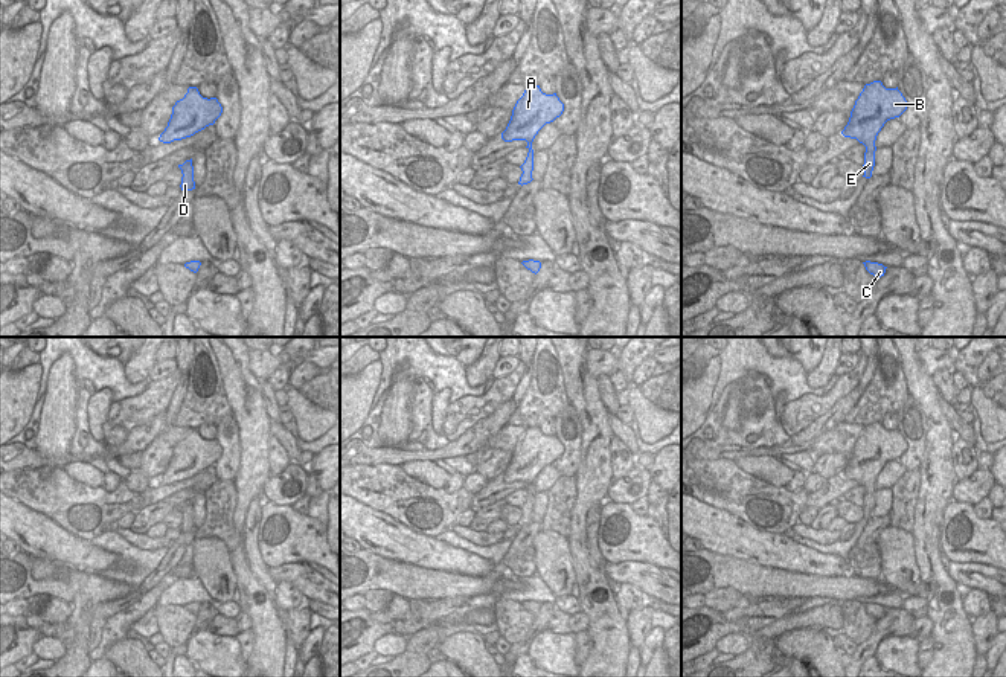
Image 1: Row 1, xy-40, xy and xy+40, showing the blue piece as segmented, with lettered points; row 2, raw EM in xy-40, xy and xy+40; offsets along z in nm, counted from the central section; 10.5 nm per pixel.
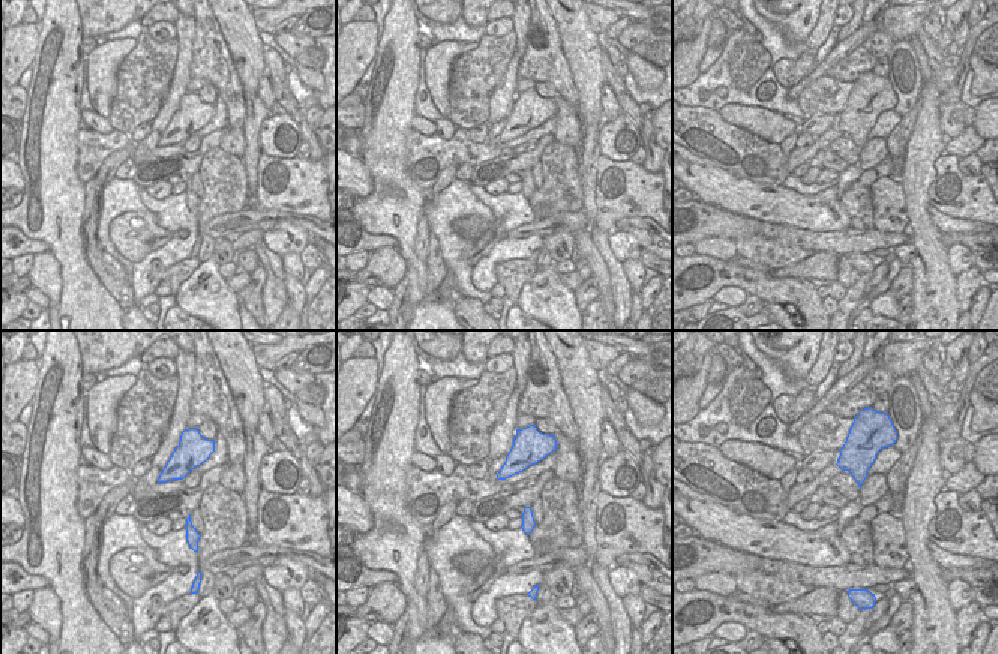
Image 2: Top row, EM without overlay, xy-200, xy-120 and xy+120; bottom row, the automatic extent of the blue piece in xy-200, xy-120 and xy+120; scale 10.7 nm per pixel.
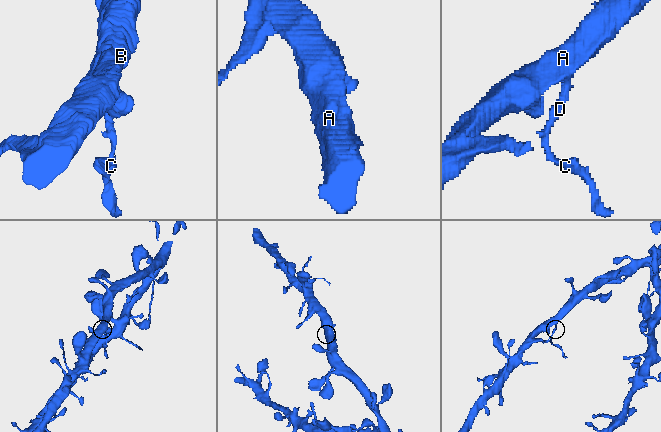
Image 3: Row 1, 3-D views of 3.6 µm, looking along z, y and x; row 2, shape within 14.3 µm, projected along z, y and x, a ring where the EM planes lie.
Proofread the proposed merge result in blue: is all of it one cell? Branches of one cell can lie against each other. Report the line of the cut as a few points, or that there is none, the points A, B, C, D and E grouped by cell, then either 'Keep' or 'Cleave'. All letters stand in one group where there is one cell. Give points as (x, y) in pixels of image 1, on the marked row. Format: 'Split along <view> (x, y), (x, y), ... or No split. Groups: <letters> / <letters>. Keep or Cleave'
Split along xy+40 (866, 148), (874, 156). Groups: A B / C D E. Cleave

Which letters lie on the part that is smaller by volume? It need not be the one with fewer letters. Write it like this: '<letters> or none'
C, D, E

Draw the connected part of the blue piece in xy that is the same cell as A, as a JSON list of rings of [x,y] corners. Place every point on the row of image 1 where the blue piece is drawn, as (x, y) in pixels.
[[[527,85],[523,96],[517,101],[511,120],[501,133],[505,142],[526,140],[530,156],[533,156],[532,142],[538,131],[559,117],[564,104],[556,93],[546,95],[540,85]]]

